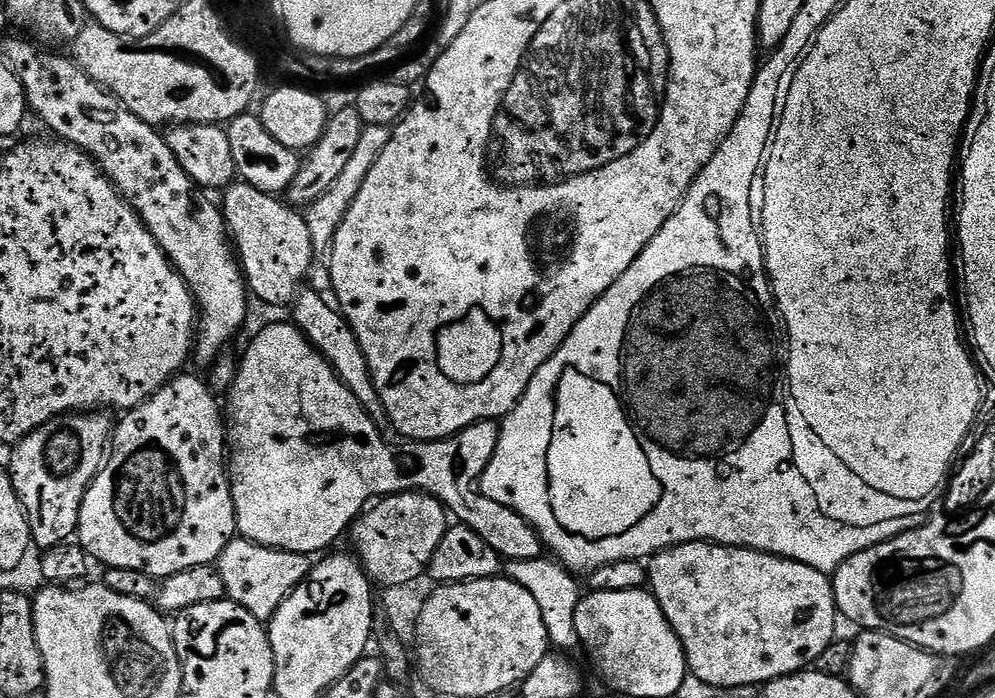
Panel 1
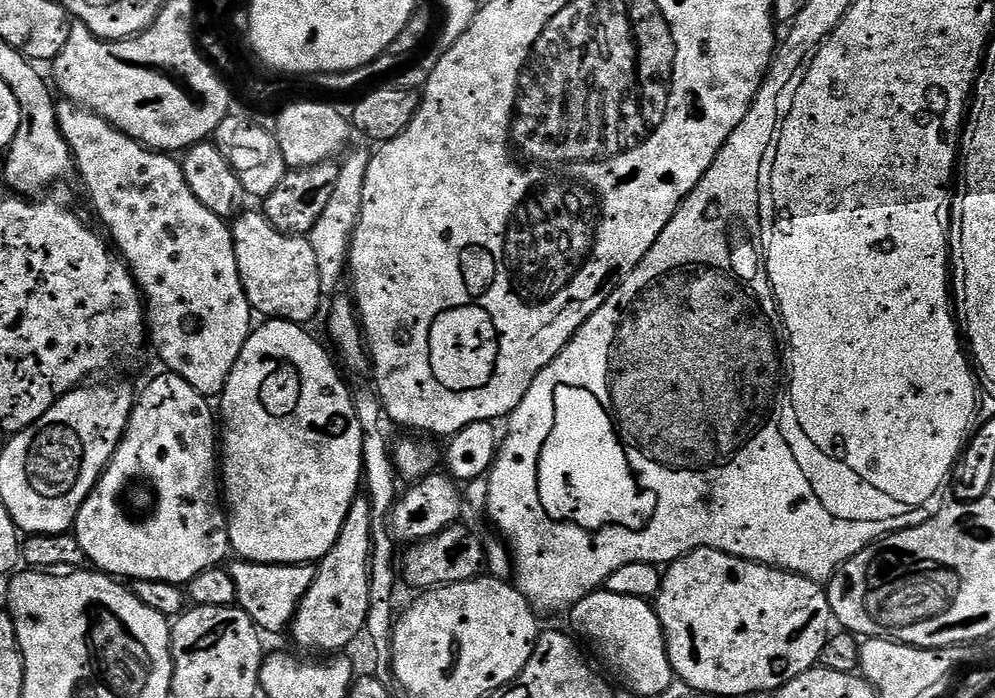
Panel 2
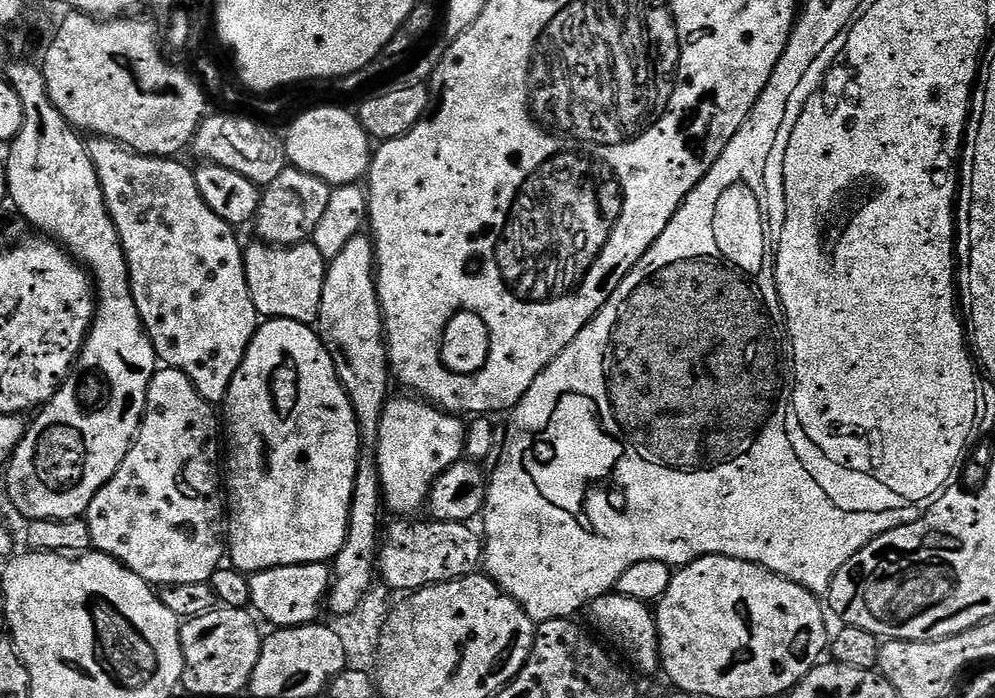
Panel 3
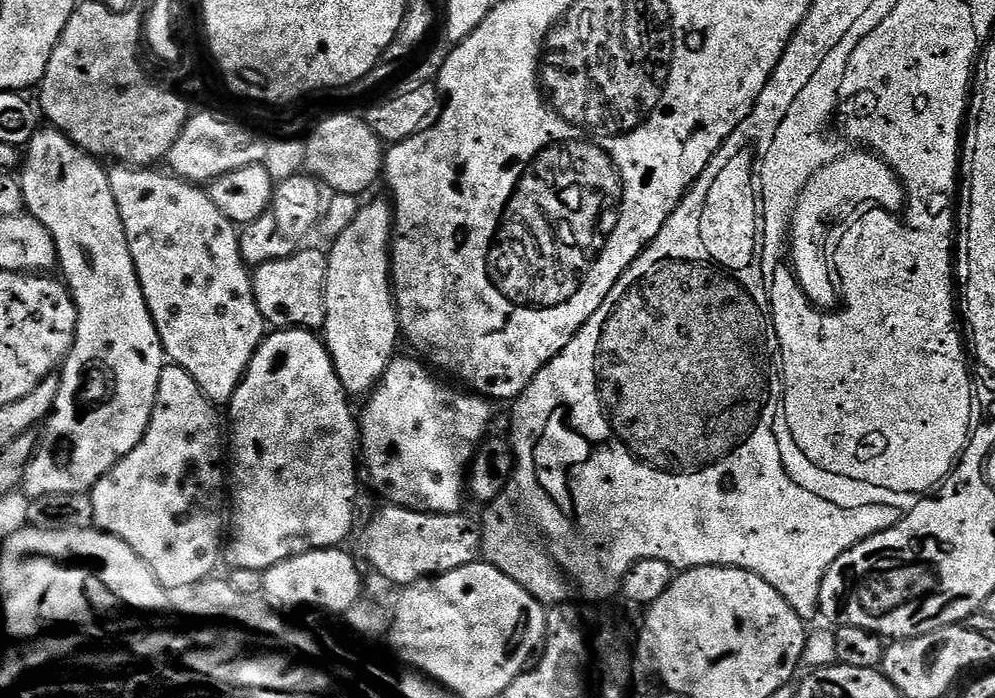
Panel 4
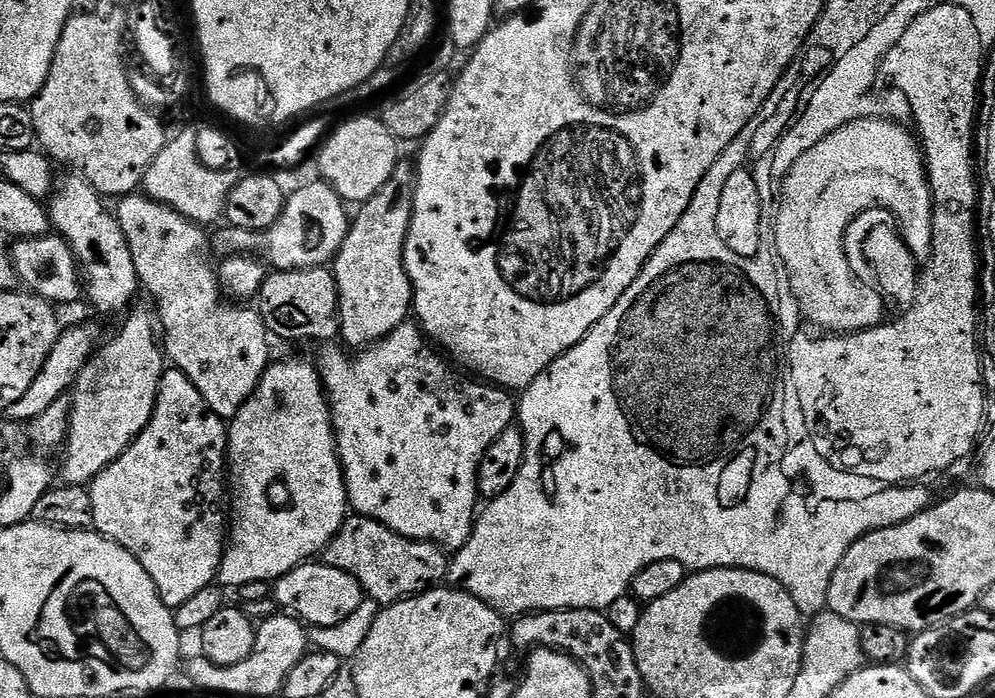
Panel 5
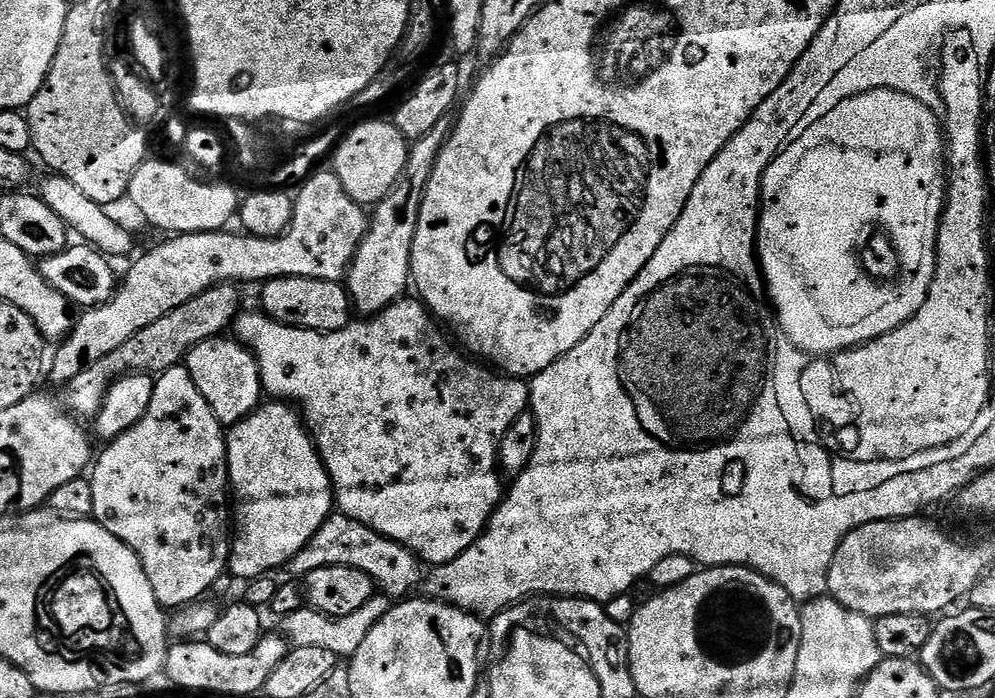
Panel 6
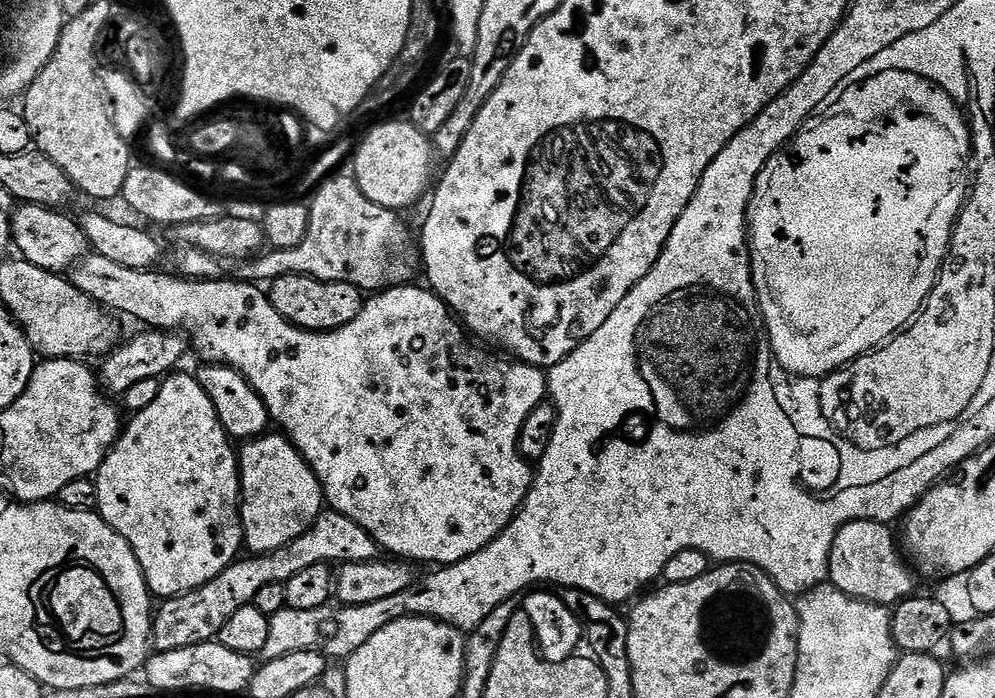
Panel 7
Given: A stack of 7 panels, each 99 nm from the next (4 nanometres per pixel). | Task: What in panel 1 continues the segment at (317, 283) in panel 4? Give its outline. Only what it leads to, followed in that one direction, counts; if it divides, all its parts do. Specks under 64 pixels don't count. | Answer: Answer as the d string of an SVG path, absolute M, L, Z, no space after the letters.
M243 182L229 184L223 196L224 223L231 243L234 245L234 252L244 273L249 293L255 299L257 296L264 304L291 305L301 291L302 285L300 283L303 280L305 283L312 271L312 239L310 238L310 226L305 213L293 208L279 195L263 192Z

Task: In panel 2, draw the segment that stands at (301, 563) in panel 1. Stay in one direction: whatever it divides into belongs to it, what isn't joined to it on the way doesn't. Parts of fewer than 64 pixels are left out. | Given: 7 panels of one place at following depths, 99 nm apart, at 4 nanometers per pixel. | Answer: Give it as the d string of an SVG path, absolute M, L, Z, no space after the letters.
M237 559L230 571L237 584L236 604L250 614L250 618L261 633L280 632L289 627L302 598L310 590L316 577L312 564L263 564L253 560Z

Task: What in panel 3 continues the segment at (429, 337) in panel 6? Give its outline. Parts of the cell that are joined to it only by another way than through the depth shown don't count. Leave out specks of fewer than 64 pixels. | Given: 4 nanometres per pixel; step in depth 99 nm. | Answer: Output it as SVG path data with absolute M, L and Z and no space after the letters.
M400 394L397 398L389 399L388 404L382 413L382 422L378 426L378 442L376 443L376 461L378 462L378 470L380 471L380 487L385 493L388 492L421 492L427 493L431 489L433 482L443 474L454 462L458 462L466 452L466 424L459 415L445 412L443 408L437 408L435 404L421 400L412 394Z

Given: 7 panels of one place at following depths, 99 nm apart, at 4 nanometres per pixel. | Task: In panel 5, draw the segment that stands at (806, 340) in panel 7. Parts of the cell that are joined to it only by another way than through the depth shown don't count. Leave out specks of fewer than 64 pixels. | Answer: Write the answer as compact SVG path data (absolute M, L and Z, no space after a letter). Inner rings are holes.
M882 118L868 120L865 124L852 124L852 128L845 128L842 132L837 132L837 134L831 136L831 139L820 144L820 147L816 148L816 151L809 152L808 156L804 156L804 159L800 160L800 163L796 166L795 172L792 172L791 180L788 180L787 193L782 197L782 208L778 214L777 246L775 250L783 253L784 260L788 263L788 268L791 268L792 283L795 285L796 292L799 293L800 298L803 300L804 308L806 308L809 313L813 312L817 320L828 321L829 328L838 328L847 323L848 320L850 330L862 331L883 320L880 314L880 300L876 300L876 296L872 296L872 292L868 292L868 288L856 288L856 284L852 284L852 276L848 276L848 268L844 268L844 256L840 256L840 235L841 232L845 230L844 225L848 222L849 217L851 217L853 213L860 211L862 206L880 201L880 204L886 204L888 208L895 209L900 215L902 224L904 224L902 230L904 230L904 236L906 236L906 240L908 240L907 245L913 257L920 262L931 257L933 240L932 189L928 182L928 170L924 167L924 156L921 149L918 147L917 137L913 135L907 127L904 129L903 126L905 127L903 123L897 122L895 119L883 120ZM846 305L853 306L853 308L856 309L851 312L850 318L846 317L844 314L848 310Z

